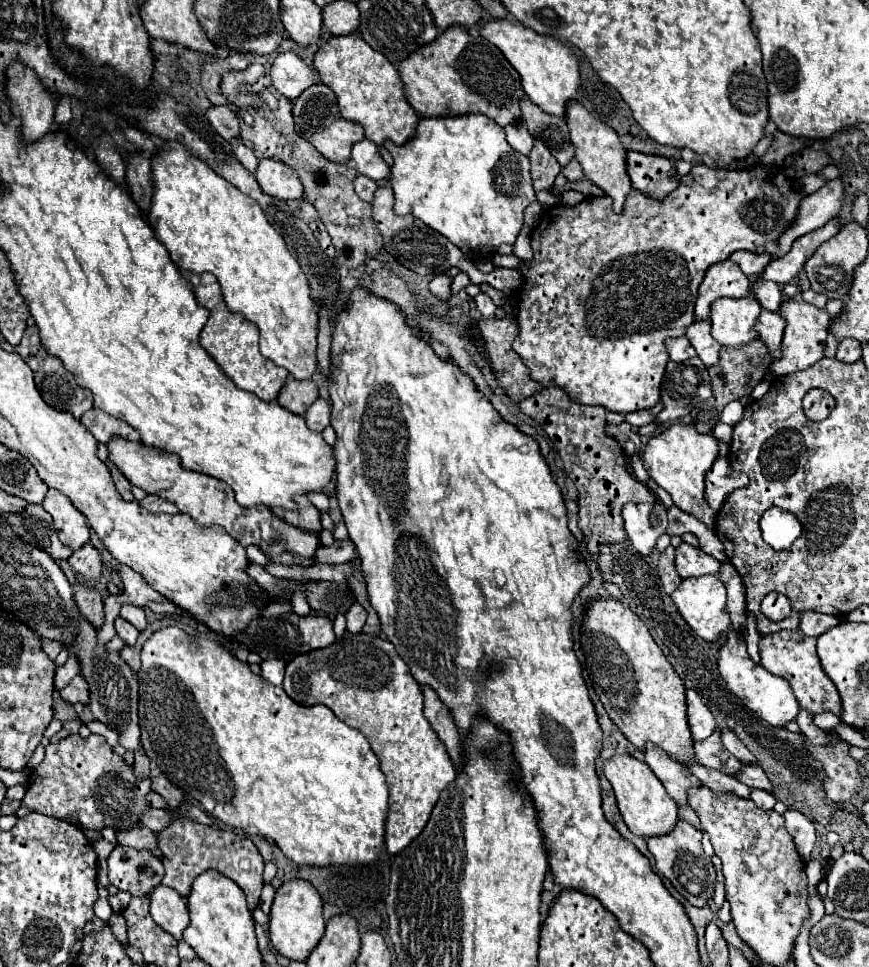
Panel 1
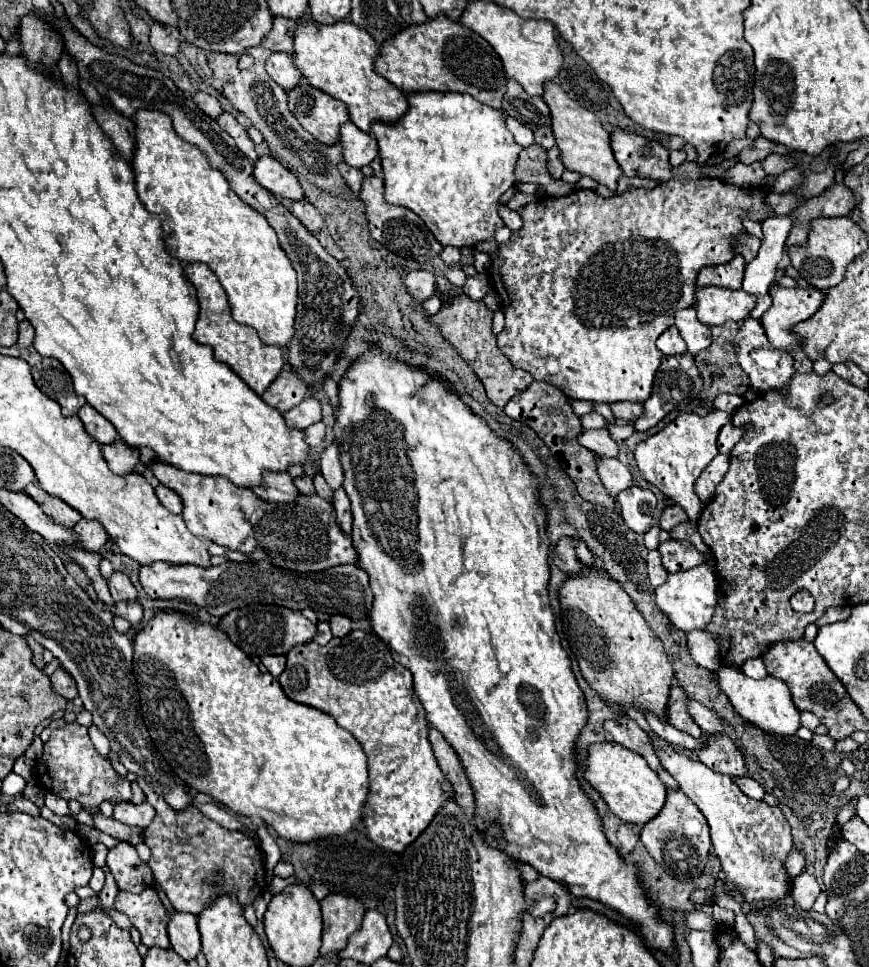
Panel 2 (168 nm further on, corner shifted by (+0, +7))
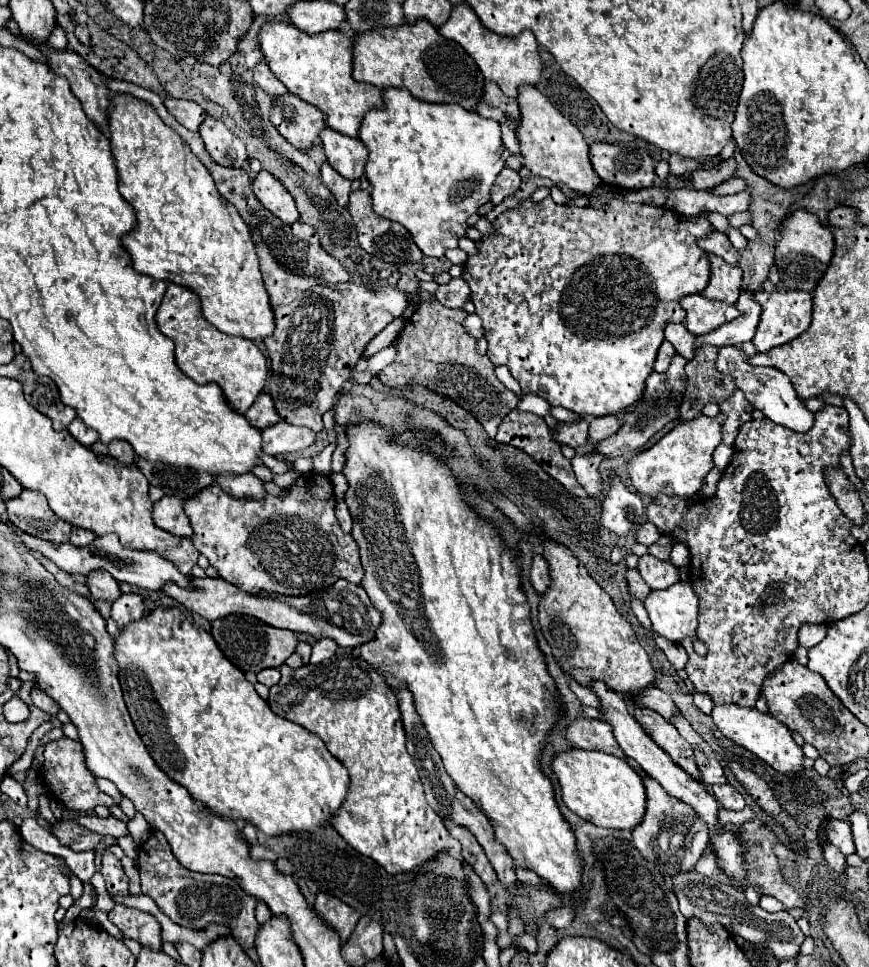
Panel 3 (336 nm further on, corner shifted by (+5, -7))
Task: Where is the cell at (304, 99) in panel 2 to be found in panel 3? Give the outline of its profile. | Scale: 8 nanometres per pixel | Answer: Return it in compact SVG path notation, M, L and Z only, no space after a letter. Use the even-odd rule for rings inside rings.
M293 94L275 98L271 122L285 140L301 150L315 146L319 134L327 128L325 116L319 114L319 108L303 102Z

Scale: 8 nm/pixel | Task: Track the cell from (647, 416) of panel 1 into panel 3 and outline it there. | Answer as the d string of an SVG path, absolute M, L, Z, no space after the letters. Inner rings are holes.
M601 416L601 418L587 418L589 420L589 436L591 442L601 442L611 434L619 432L621 422L617 416Z

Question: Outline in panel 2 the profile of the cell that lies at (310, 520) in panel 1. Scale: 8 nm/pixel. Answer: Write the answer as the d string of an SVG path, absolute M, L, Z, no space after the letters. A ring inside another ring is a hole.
M264 472L262 486L254 488L254 492L272 502L292 502L298 498L298 490L288 472Z

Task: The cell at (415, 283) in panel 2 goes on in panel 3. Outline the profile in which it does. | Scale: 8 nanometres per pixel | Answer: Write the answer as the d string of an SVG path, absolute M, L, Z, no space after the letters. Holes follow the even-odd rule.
M251 234L251 238L257 248L265 288L275 310L275 332L265 338L265 348L271 358L271 376L267 380L269 394L285 422L319 432L323 428L321 416L333 408L335 394L351 378L365 346L389 322L403 316L409 306L409 296L393 286L371 290L353 282L339 286L319 284L323 278L287 270L271 254L271 248L263 238L259 238L259 234Z

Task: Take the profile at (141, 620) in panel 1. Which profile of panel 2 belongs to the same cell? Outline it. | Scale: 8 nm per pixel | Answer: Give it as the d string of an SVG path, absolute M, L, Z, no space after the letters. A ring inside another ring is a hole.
M114 570L112 576L108 578L108 588L110 588L110 594L112 594L114 602L120 602L120 600L136 600L138 598L134 584L130 582L130 578L124 572Z

